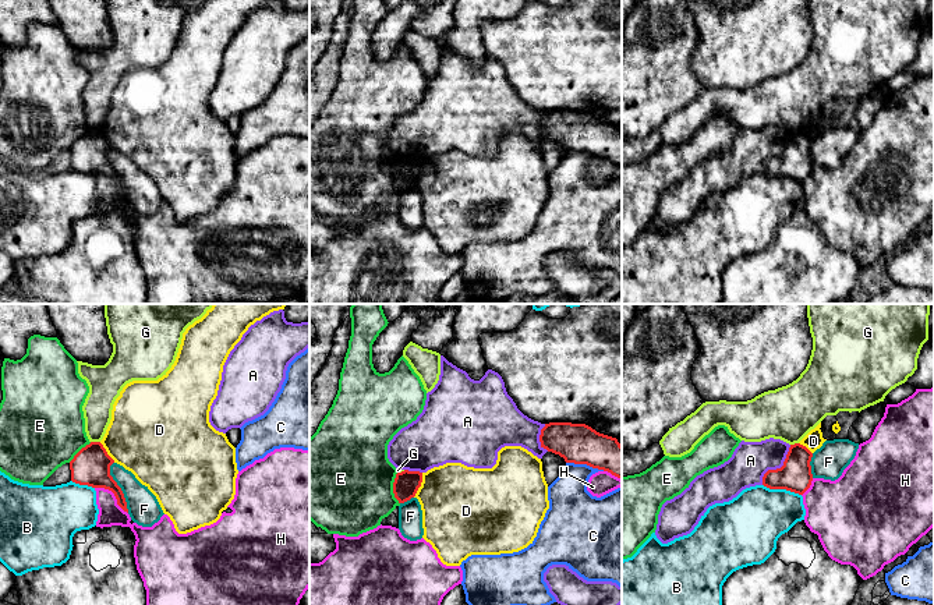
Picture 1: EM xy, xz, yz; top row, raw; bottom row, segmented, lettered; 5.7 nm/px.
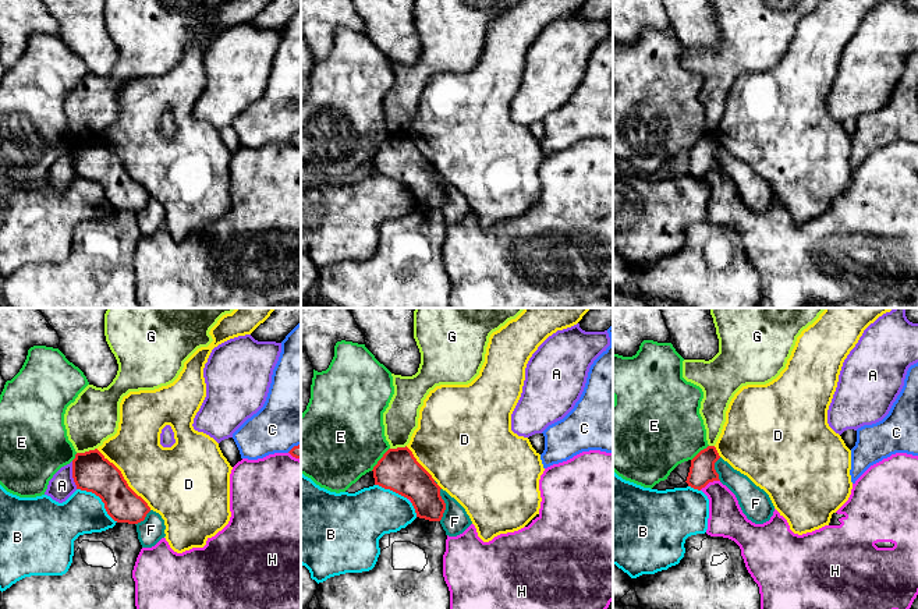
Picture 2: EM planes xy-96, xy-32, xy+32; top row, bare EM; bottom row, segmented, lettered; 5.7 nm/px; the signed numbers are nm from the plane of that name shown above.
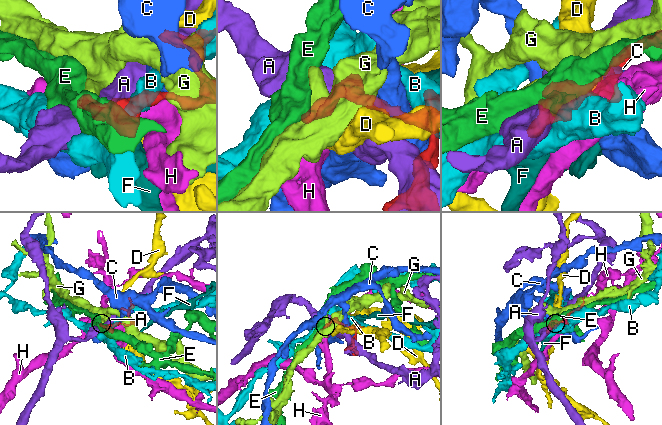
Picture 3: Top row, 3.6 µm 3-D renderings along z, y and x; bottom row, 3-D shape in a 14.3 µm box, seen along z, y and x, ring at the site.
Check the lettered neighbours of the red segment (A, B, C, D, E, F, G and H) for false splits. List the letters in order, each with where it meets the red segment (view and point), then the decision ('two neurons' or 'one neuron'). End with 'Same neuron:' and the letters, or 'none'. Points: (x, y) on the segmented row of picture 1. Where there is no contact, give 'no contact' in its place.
A: yz (778, 469) | two neurons
B: yz (782, 488) | two neurons
C: xz (586, 463) | two neurons
D: xz (420, 485) | two neurons
E: xz (393, 488) | two neurons
F: xy (119, 487) | two neurons
G: xy (95, 442) | two neurons
H: xy (115, 495) | two neurons
Same neuron: none

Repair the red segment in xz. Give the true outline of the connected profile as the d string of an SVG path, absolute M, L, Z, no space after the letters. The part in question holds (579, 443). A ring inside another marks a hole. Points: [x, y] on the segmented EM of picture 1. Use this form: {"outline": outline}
{"outline": "M549 422L541 429L541 447L559 454L566 463L587 464L622 480L622 445L616 438L604 435L585 424Z"}

